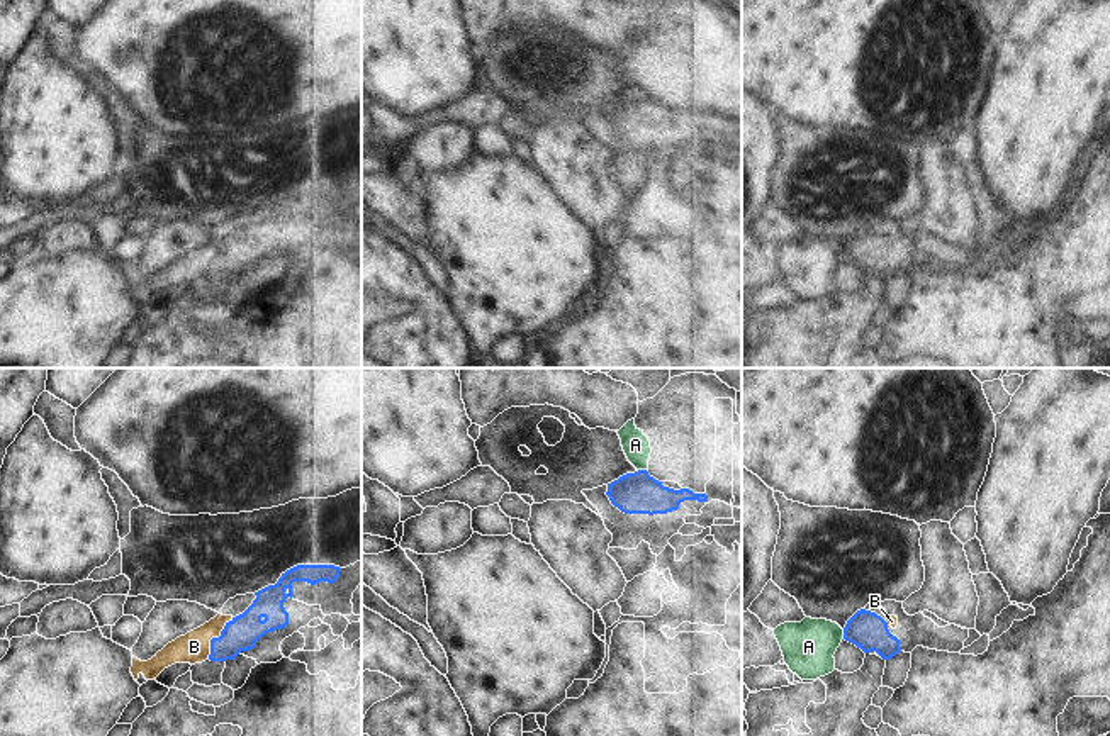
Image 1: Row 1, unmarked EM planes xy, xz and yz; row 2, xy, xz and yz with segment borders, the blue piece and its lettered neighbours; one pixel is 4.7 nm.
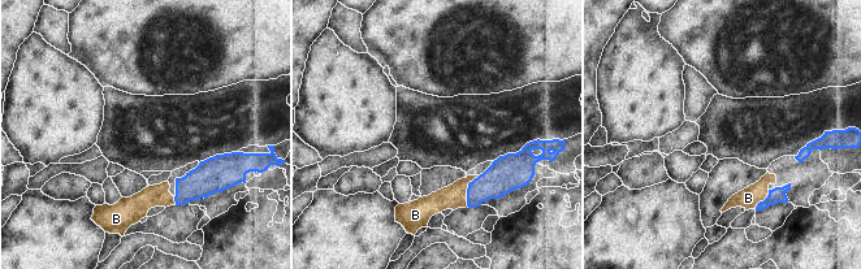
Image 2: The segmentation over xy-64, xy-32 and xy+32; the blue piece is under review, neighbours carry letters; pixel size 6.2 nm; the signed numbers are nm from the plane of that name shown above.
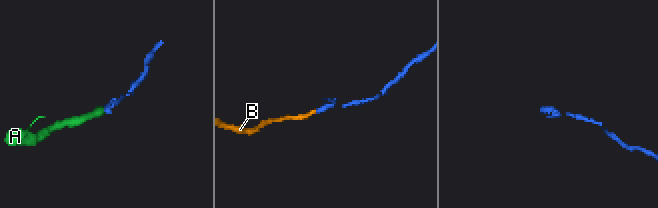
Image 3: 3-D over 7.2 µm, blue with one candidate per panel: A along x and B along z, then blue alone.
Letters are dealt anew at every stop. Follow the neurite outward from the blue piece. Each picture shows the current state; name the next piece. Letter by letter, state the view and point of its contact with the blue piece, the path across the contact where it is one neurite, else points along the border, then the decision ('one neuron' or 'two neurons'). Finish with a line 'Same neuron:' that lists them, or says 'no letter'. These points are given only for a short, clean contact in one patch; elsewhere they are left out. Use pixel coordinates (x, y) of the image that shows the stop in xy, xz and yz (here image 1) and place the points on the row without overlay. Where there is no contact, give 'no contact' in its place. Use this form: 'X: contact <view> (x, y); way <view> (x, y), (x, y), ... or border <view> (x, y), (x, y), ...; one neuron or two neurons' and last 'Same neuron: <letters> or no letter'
A: contact yz (844, 255); border yz (842, 250), (844, 258); two neurons
B: contact xy (214, 258); way xy (240, 255), (214, 258), (194, 267); one neuron
Same neuron: B

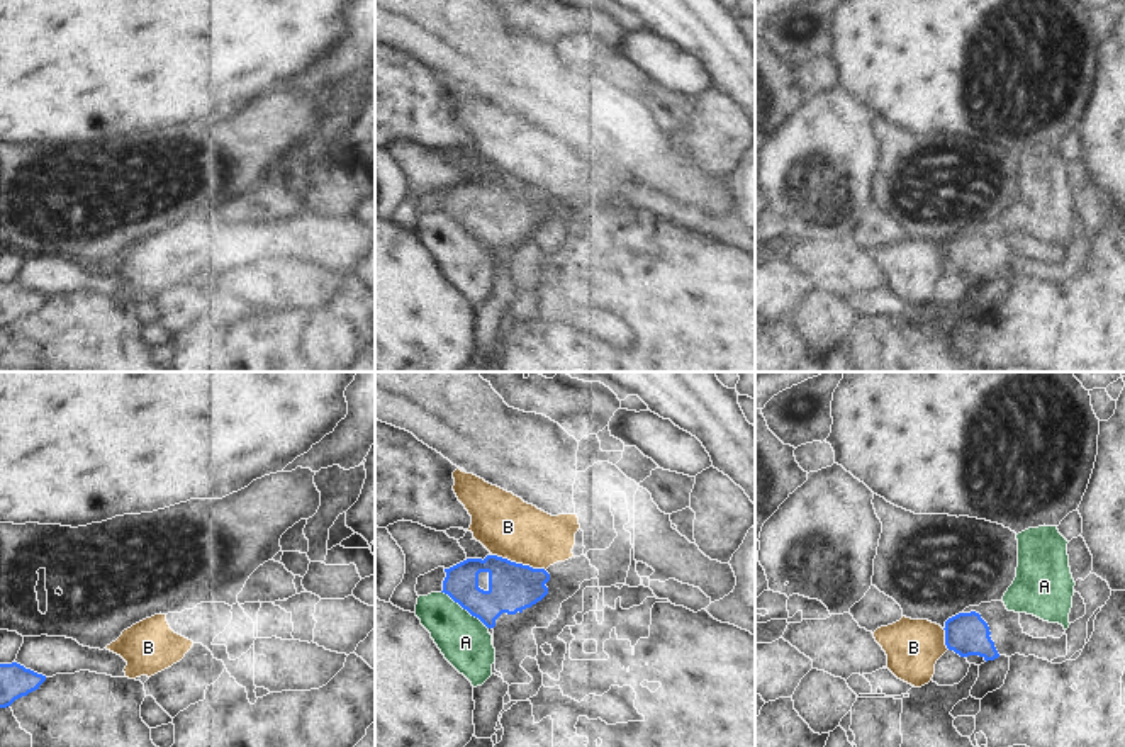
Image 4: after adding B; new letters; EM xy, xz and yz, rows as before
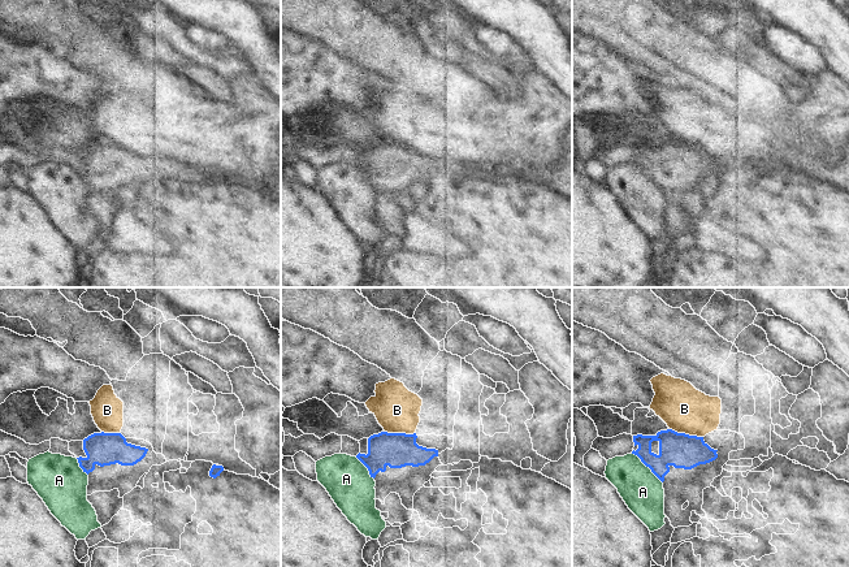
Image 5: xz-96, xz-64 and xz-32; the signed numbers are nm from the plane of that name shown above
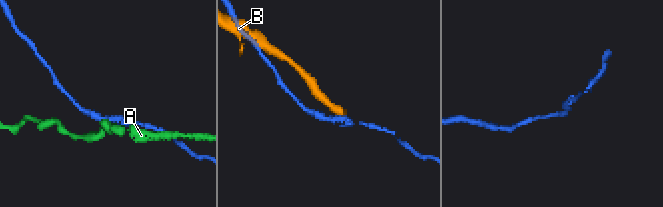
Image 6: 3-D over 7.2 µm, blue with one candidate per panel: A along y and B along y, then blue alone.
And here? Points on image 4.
A: contact xz (465, 228); two neurons
B: contact xz (520, 184); two neurons
Same neuron: no letter

